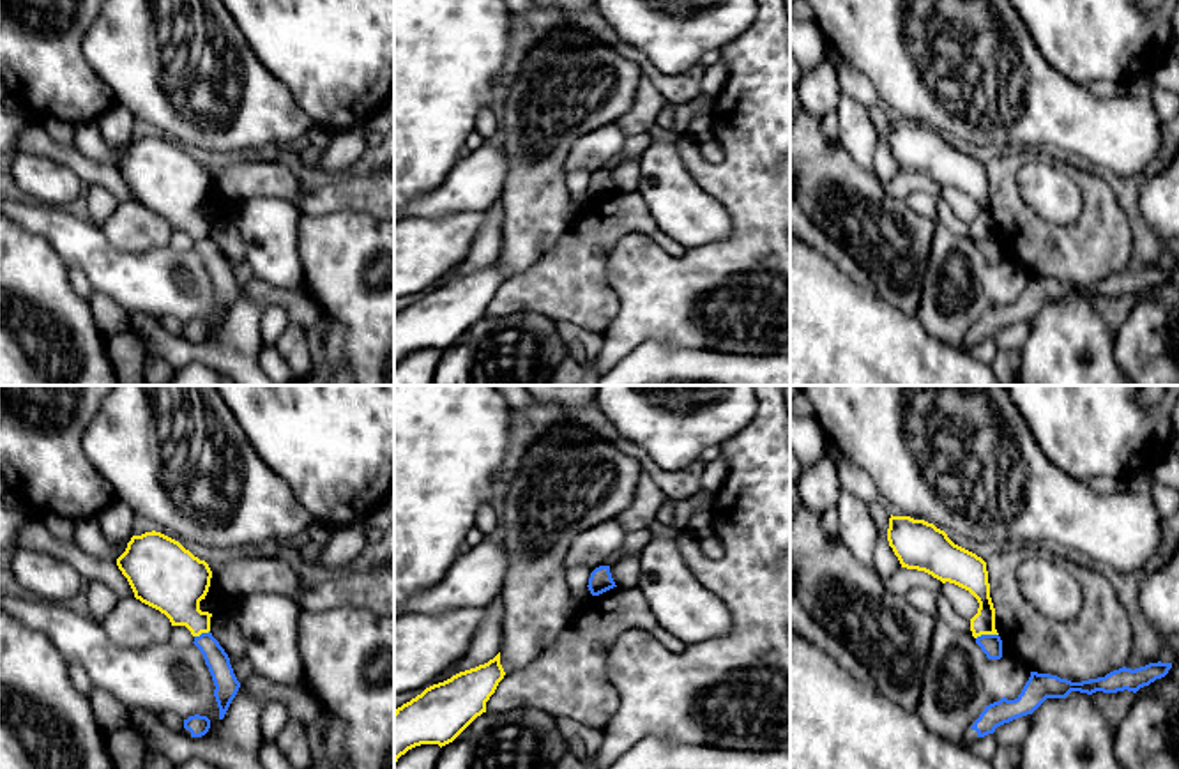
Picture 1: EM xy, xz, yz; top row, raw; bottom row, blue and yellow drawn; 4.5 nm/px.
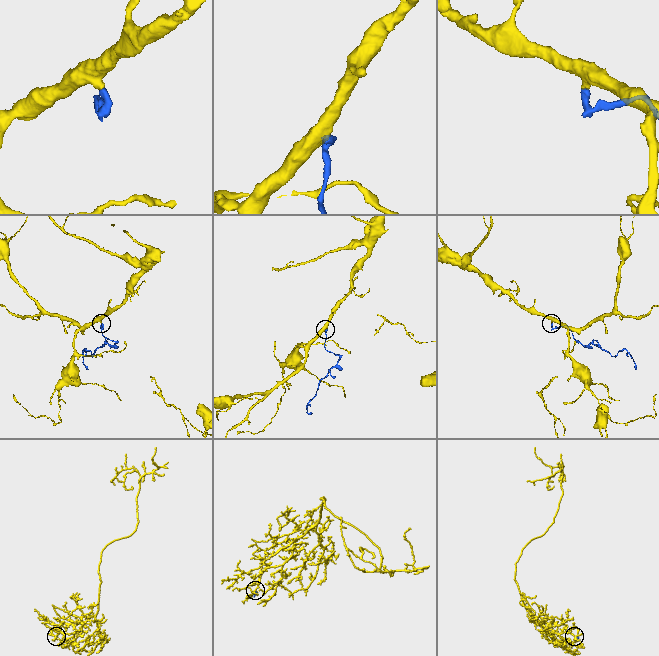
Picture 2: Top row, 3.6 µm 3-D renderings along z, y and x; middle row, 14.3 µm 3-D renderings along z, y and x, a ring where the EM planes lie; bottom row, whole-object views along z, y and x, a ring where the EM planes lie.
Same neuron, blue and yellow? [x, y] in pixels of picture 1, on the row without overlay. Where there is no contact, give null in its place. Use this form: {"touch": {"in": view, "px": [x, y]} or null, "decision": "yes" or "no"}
{"touch": {"in": "yz", "px": [987, 239]}, "decision": "yes"}

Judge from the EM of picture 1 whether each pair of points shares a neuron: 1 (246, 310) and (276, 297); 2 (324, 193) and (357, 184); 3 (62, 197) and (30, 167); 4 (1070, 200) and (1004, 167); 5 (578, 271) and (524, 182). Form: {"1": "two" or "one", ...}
{"1": "two", "2": "one", "3": "one", "4": "two", "5": "two"}

